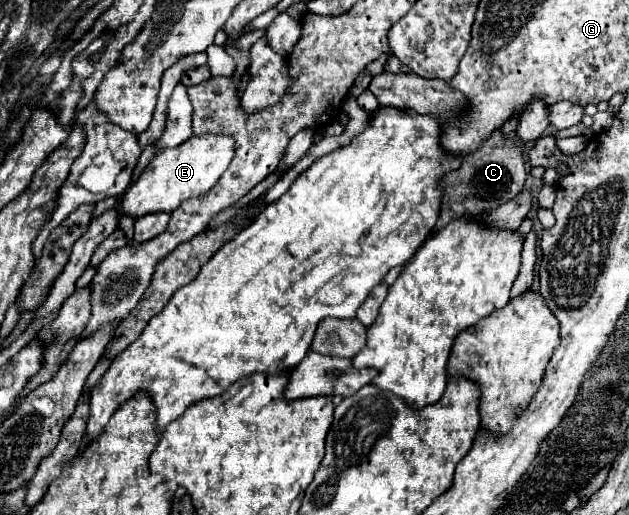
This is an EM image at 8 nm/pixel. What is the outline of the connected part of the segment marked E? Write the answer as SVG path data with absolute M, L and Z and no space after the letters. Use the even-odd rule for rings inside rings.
M225 134L191 136L177 148L159 152L151 164L141 172L139 180L125 192L121 212L139 218L153 212L173 212L183 200L195 198L211 190L235 156L235 140ZM211 162L211 164L209 164Z

